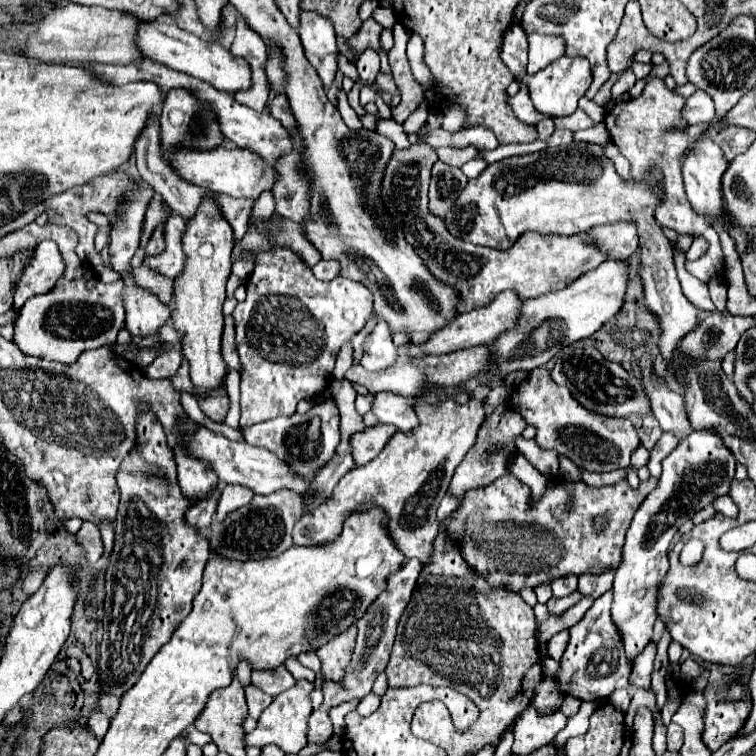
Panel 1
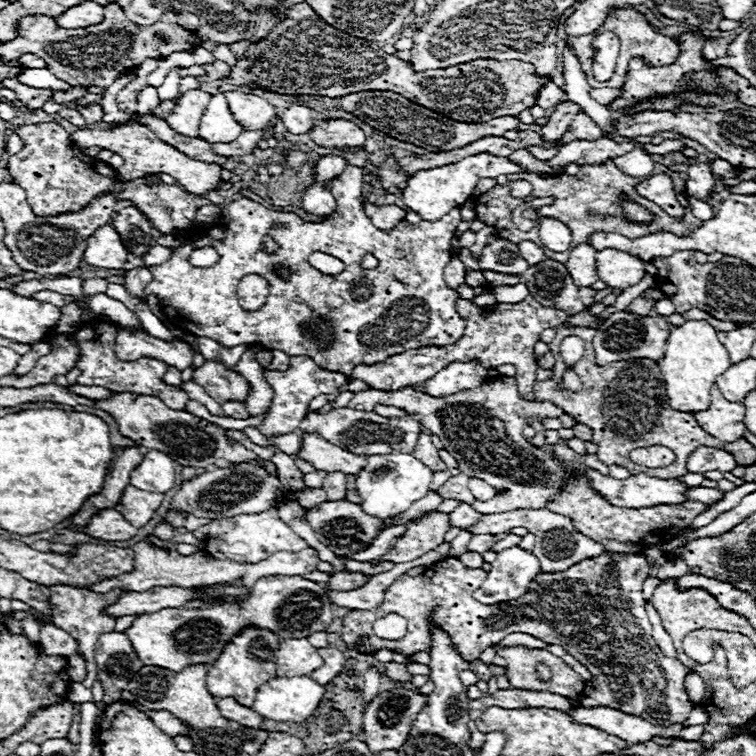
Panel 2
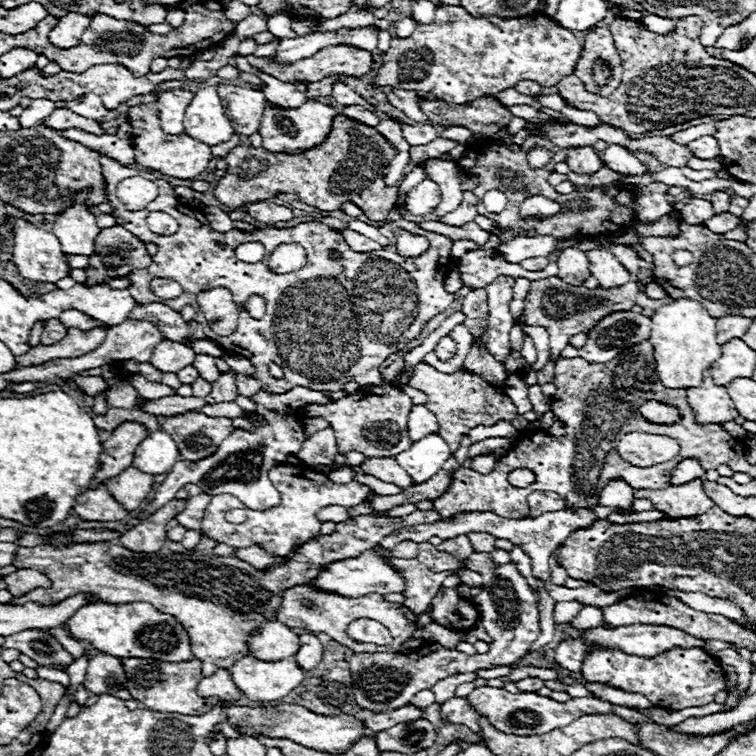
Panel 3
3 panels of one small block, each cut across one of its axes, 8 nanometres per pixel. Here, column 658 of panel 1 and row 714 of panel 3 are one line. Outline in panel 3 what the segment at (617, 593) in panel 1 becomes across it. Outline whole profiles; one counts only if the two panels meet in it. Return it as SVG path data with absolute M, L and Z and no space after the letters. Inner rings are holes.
M476 688L472 694L466 696L466 702L480 714L486 716L488 722L506 734L516 734L516 736L528 736L528 734L542 734L548 730L554 730L558 726L566 726L578 716L590 714L590 712L612 712L612 704L596 698L572 698L568 702L554 702L550 698L532 694L532 692L518 692L510 694L500 688Z

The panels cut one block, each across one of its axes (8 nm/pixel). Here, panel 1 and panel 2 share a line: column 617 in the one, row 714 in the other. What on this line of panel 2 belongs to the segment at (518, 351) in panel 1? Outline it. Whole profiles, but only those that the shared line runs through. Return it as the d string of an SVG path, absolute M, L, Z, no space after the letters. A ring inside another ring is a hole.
M308 676L274 678L256 692L254 710L274 722L306 722L314 716L326 688Z

